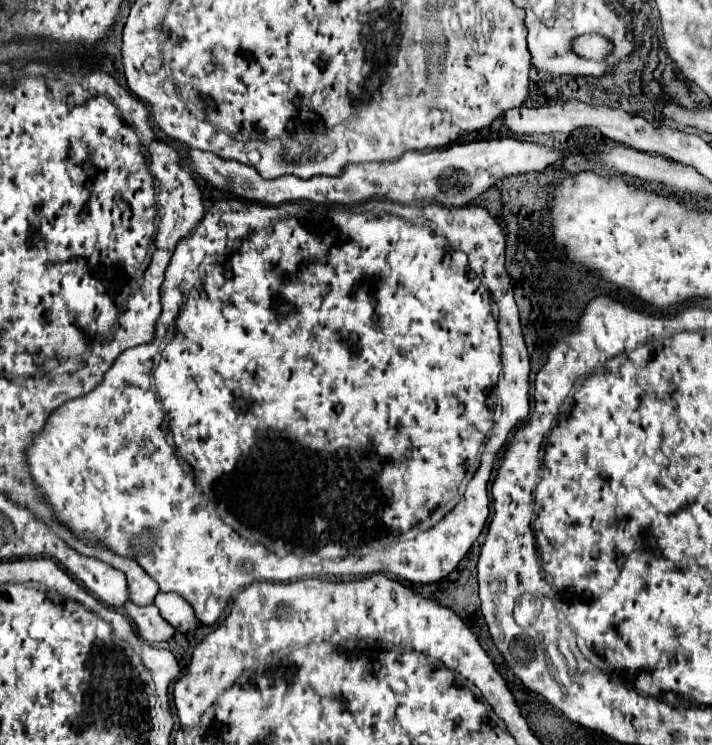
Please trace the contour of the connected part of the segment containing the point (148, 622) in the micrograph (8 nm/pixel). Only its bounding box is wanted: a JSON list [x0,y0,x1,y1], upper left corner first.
[125,602,175,642]

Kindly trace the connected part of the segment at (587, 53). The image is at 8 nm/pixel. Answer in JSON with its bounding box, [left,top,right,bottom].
[571,34,611,60]

